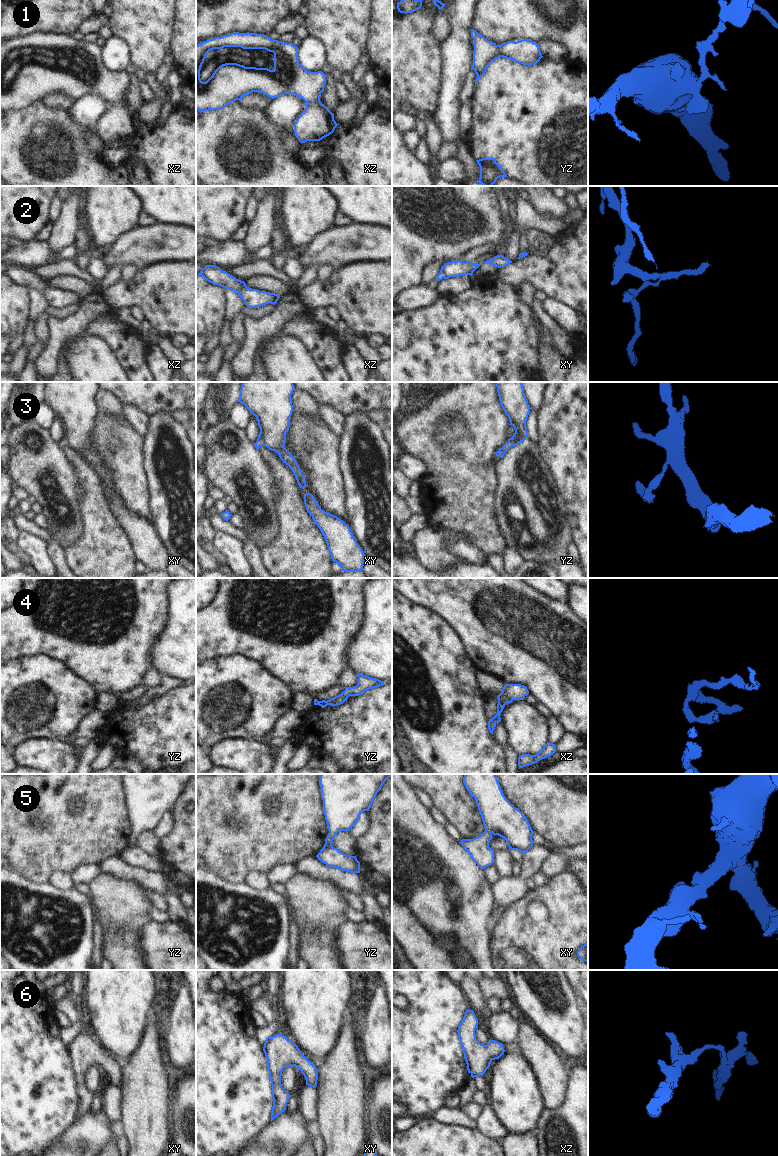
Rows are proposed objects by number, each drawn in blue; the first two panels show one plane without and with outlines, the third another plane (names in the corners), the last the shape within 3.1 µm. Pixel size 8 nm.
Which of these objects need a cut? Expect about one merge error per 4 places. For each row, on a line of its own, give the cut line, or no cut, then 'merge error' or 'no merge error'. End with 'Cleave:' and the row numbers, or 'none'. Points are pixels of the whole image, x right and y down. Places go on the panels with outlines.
1: no cut; no merge error
2: no cut; no merge error
3: no cut; no merge error
4: no cut; no merge error
5: no cut; no merge error
6: no cut; no merge error
Cleave: none

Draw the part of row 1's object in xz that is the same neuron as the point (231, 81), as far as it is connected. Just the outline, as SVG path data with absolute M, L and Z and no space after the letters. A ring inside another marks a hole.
M235 32L196 45L196 109L200 113L221 110L252 92L263 93L272 99L293 94L307 103L294 123L296 138L300 143L320 141L332 134L338 125L334 114L320 101L325 85L326 75L322 71L307 71L299 63L297 46L264 34ZM224 47L273 52L274 69L225 63L203 82L200 70L207 53Z

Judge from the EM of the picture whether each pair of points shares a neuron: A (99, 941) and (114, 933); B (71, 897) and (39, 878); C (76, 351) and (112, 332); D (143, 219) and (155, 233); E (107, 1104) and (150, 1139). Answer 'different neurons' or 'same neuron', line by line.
A: different neurons
B: different neurons
C: different neurons
D: different neurons
E: different neurons

